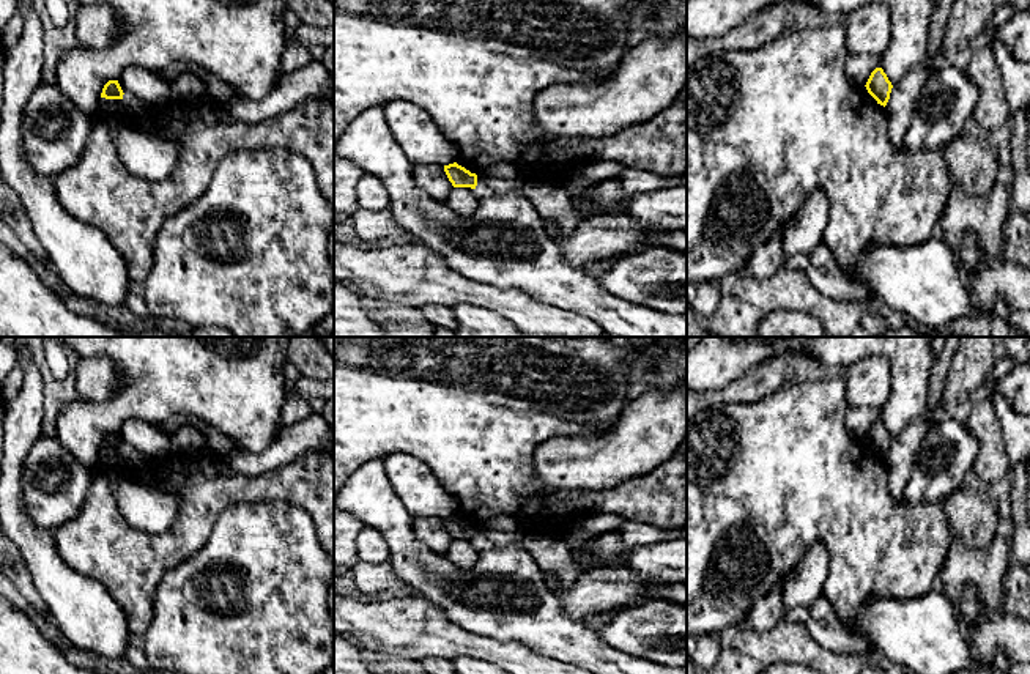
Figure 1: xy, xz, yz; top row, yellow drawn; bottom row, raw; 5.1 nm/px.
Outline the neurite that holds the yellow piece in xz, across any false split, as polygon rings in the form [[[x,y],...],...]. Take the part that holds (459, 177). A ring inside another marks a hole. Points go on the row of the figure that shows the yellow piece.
[[[457,162],[444,165],[444,172],[454,187],[476,189],[477,186],[477,175],[471,173],[465,167],[458,165]]]

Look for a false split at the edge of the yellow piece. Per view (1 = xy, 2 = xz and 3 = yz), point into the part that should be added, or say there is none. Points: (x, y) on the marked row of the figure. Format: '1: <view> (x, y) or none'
1: none
2: none
3: none

